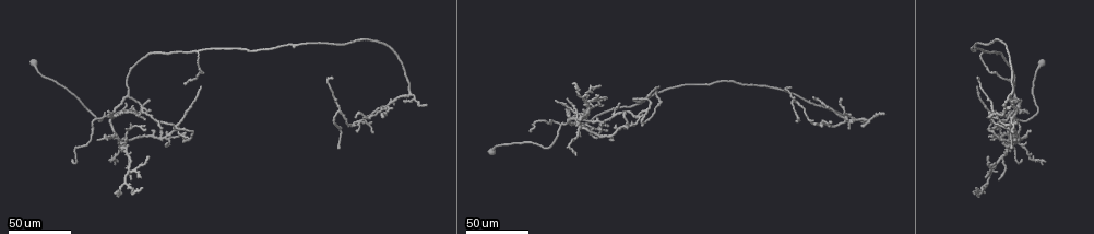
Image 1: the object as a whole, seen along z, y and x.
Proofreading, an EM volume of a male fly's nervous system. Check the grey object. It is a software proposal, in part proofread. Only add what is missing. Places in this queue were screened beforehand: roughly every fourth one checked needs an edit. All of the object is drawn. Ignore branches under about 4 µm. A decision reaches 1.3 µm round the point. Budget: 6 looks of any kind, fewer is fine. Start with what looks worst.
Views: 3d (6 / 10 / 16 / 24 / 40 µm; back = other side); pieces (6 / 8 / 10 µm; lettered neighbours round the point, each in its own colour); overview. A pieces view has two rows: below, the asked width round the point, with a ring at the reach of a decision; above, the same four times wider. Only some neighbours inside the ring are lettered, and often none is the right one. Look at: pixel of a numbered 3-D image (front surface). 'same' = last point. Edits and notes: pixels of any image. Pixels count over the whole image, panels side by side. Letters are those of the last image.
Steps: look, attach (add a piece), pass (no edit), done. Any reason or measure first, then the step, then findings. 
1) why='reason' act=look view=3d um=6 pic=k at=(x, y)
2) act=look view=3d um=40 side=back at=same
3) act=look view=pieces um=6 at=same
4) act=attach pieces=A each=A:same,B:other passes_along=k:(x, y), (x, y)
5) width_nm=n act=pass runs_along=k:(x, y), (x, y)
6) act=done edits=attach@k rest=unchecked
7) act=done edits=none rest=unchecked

why='thick end' act=look view=3d um=40 pic=1 at=(620, 104)

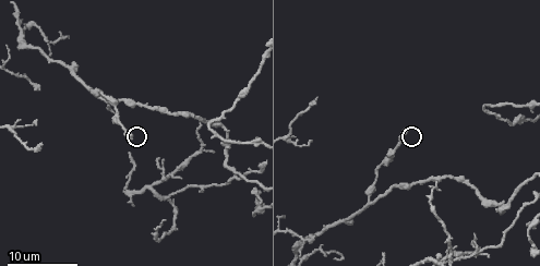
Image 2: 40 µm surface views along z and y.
why='closer look' act=look view=3d um=6 pic=2 at=(131, 135)

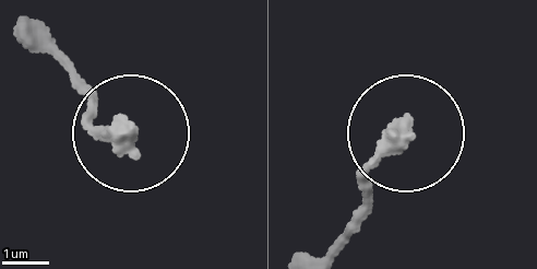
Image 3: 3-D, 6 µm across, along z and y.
act=look view=pieces um=6 pic=3 at=(128, 131)

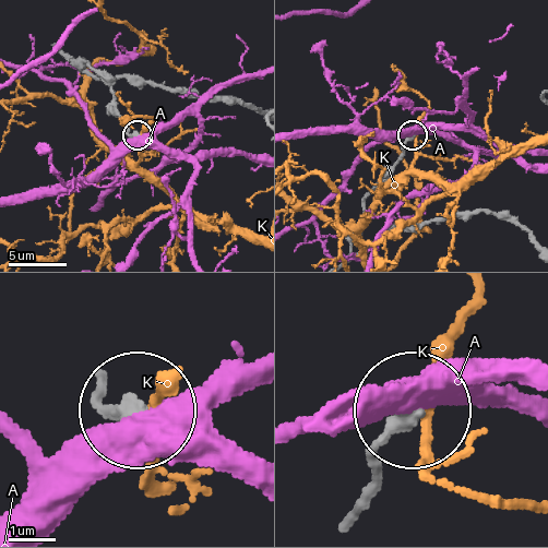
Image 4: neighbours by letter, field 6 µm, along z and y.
width_nm=420 act=pass each=A:other,K:other found='no lettered piece goes on from it'

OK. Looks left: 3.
why='thick end' act=look view=3d um=40 pic=1 at=(883, 115)

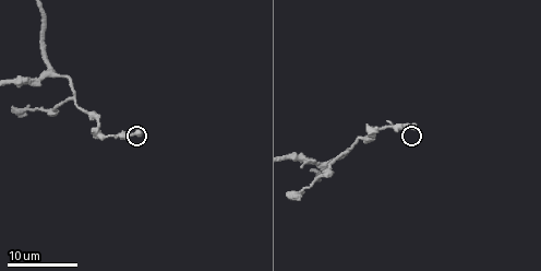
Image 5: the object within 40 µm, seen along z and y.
act=look view=pieces um=8 pic=5 at=(416, 129)

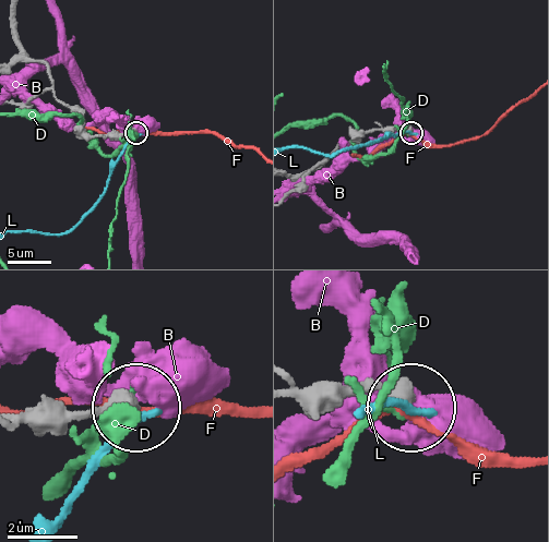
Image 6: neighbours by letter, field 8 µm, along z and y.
act=pass each=B:other,D:other,F:other,L:other found='none of them fits'

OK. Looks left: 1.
act=done edits=none rest=unchecked

